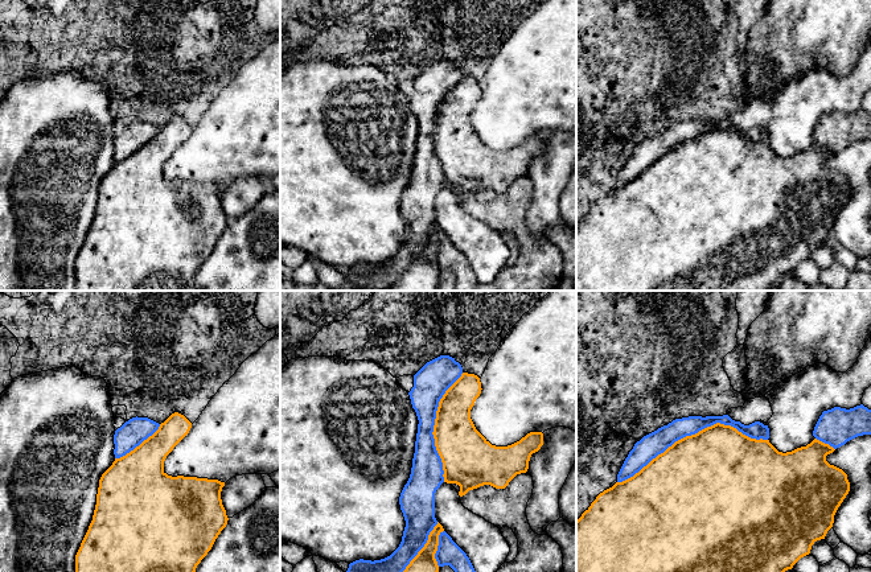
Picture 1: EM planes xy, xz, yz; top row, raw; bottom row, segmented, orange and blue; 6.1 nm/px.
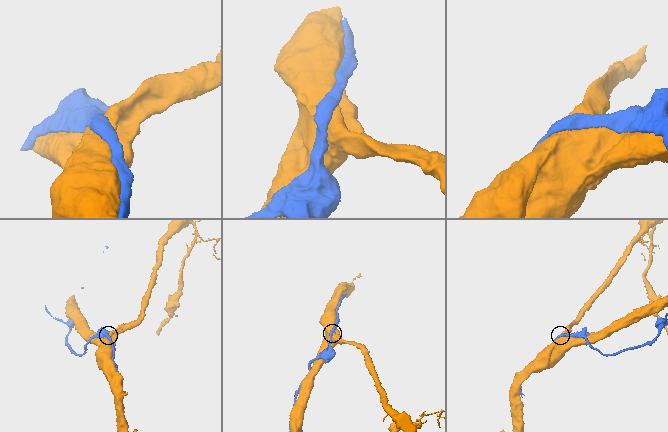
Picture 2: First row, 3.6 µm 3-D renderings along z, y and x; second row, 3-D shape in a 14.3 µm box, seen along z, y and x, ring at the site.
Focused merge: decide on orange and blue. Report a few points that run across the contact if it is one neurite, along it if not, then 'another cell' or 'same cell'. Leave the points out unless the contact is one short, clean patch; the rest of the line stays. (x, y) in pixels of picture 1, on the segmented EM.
another cell

